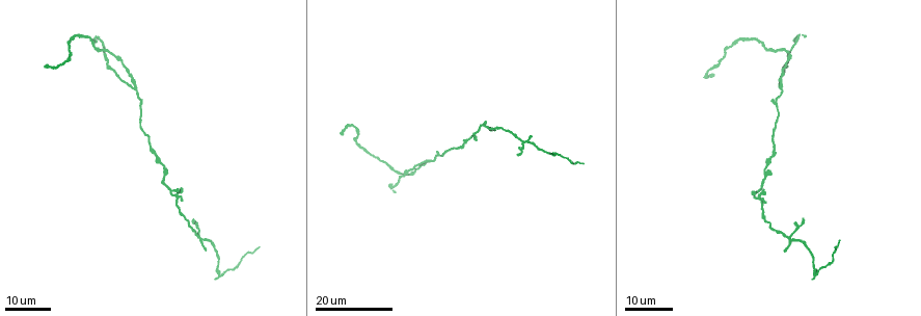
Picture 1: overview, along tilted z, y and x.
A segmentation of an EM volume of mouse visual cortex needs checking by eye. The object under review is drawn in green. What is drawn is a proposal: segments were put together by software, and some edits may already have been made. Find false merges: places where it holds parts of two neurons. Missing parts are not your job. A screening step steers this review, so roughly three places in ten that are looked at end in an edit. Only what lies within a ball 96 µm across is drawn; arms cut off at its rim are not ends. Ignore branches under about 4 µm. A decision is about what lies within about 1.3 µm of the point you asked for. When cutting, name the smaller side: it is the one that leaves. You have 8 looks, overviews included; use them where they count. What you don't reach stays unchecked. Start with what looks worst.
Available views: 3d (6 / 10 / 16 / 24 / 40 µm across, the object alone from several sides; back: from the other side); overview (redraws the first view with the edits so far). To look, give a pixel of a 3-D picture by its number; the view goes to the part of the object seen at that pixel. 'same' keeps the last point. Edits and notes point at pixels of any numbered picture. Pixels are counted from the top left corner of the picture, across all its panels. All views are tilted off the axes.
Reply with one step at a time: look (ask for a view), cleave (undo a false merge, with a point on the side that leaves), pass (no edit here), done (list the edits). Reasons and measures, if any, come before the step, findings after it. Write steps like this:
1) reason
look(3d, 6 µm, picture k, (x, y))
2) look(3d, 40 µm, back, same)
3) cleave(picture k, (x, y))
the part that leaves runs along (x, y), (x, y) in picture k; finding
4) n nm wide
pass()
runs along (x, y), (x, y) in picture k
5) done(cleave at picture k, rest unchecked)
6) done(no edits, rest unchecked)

three arms meet
look(3d, 16 µm, picture 1, (521, 142))

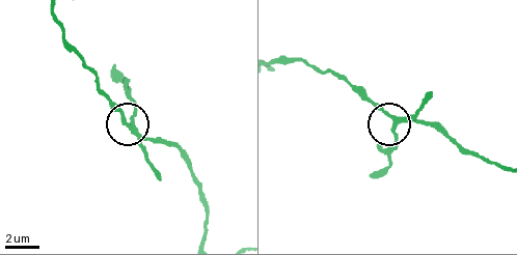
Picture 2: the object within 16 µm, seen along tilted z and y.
look(3d, 6 µm, picture 2, (394, 127))

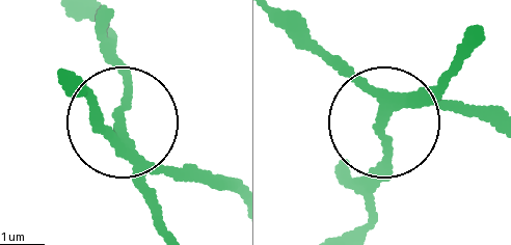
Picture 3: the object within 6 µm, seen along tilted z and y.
3 arms
cleave(picture 3, (124, 103))
the part that leaves runs along (137, 156), (93, 11) in picture 3; a second neuron is stuck on

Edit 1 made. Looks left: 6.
look(overview)

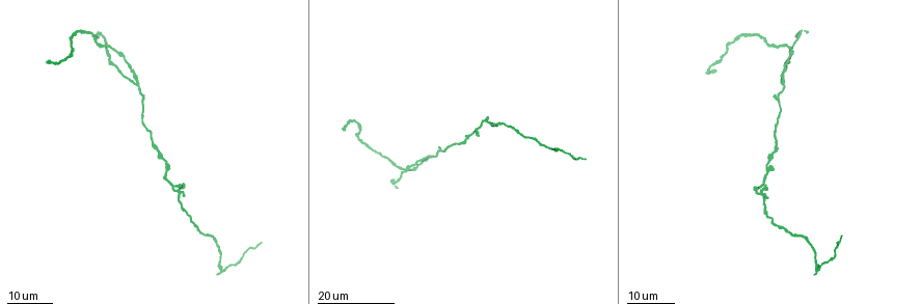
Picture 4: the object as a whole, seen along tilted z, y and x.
three-way junction
look(3d, 24 µm, picture 4, (819, 269))

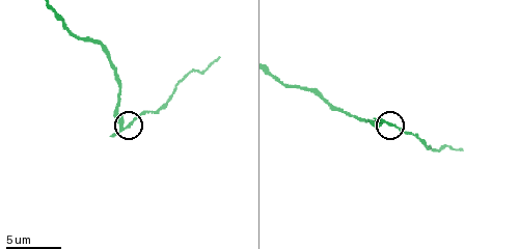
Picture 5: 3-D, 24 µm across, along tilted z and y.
look(3d, 10 µm, picture 5, (129, 127))

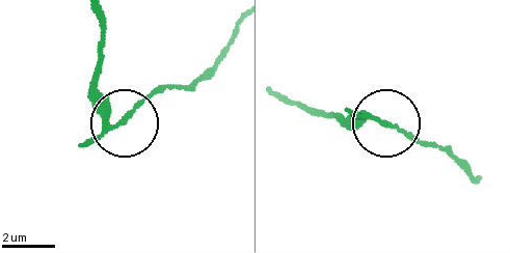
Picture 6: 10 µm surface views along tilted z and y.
190 nm wide
cleave(picture 6, (134, 107))
the part that leaves runs along (108, 128), (164, 88), (197, 83), (237, 28) in picture 6; two neurons meet here

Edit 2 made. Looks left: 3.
see it whole again
look(overview)

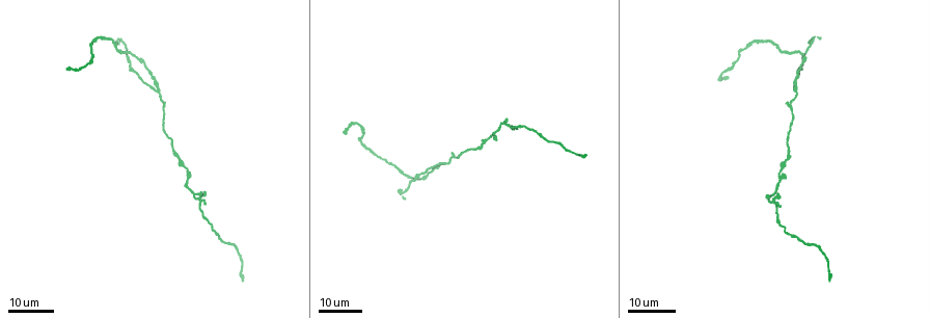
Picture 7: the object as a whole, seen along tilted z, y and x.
three arms meet
look(3d, 24 µm, picture 7, (441, 162))

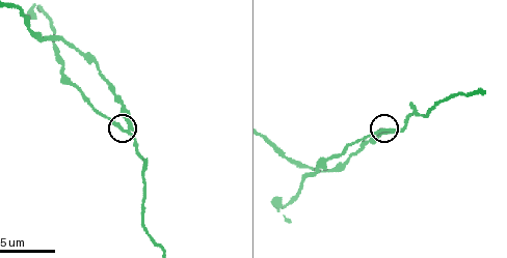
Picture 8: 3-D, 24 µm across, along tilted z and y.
look(3d, 6 µm, picture 8, (126, 133))

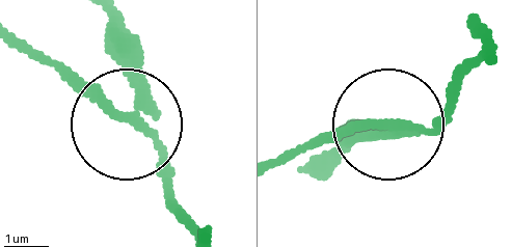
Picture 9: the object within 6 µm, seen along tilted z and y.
3 arms
cleave(picture 9, (137, 52))
the part that leaves runs along (144, 112), (144, 60), (120, 17) in picture 9; a second neuron is stuck on

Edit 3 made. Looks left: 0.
done(cleave at picture 3, cleave at picture 6, cleave at picture 9, rest unchecked)

